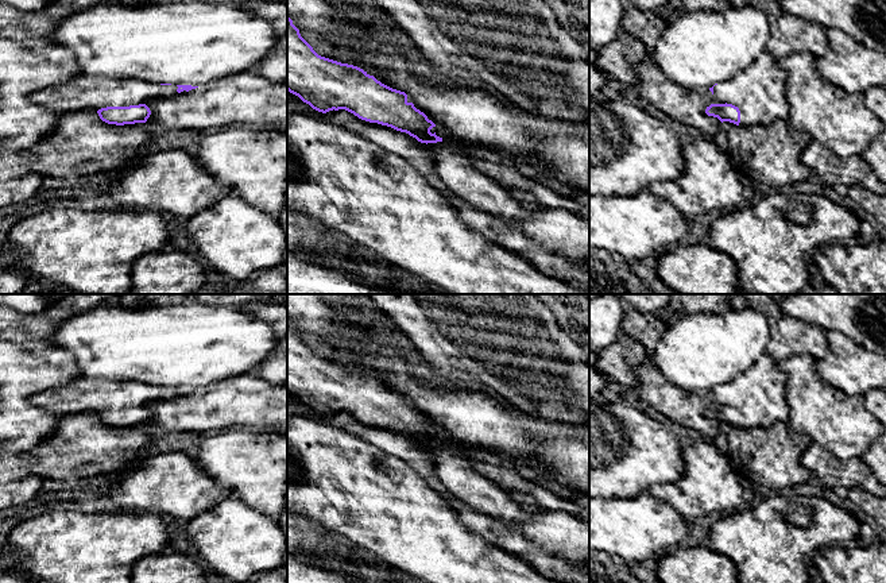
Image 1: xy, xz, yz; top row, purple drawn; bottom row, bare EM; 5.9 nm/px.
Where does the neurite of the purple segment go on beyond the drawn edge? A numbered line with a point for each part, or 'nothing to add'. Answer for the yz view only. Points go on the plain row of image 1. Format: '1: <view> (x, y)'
1: yz (758, 394)

